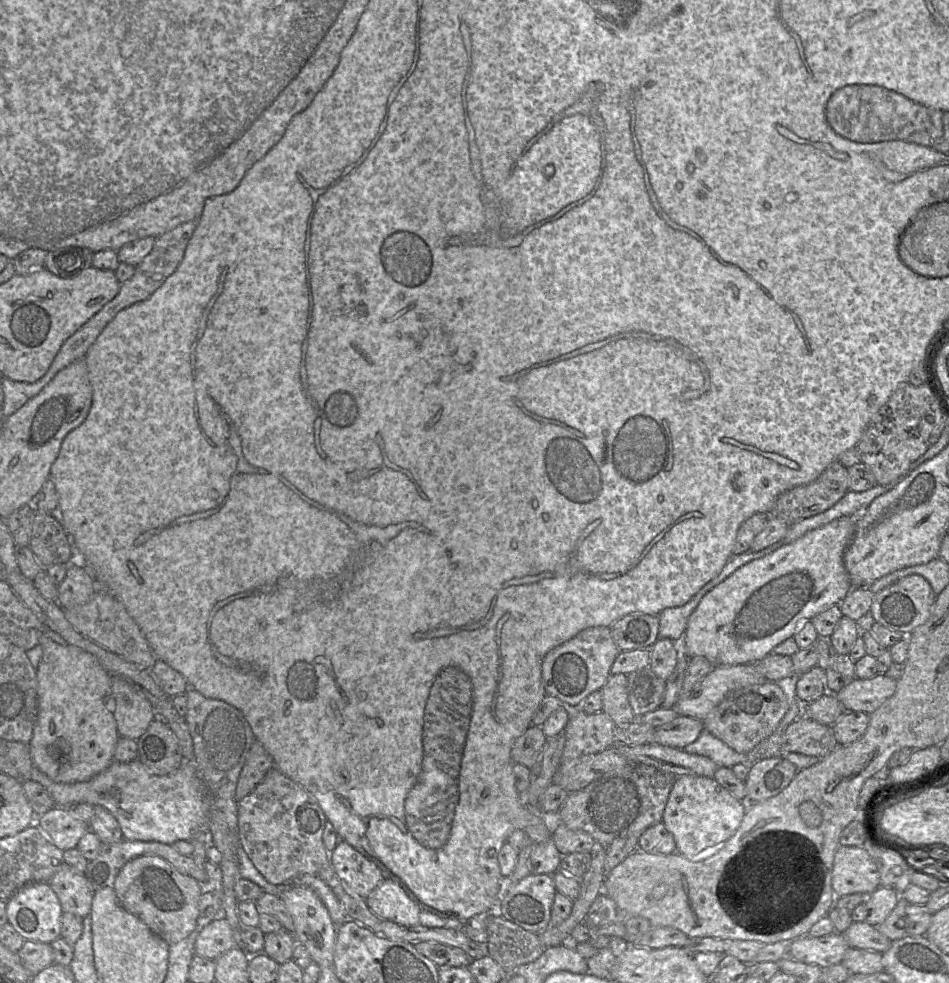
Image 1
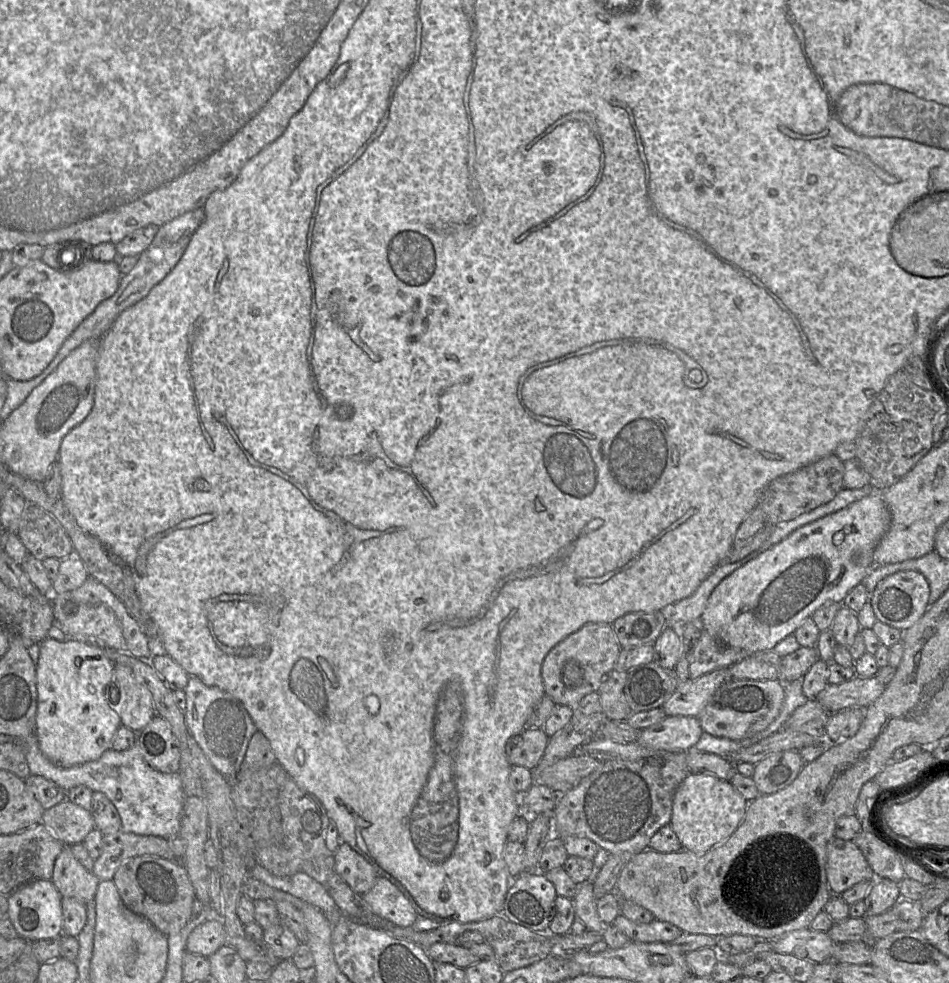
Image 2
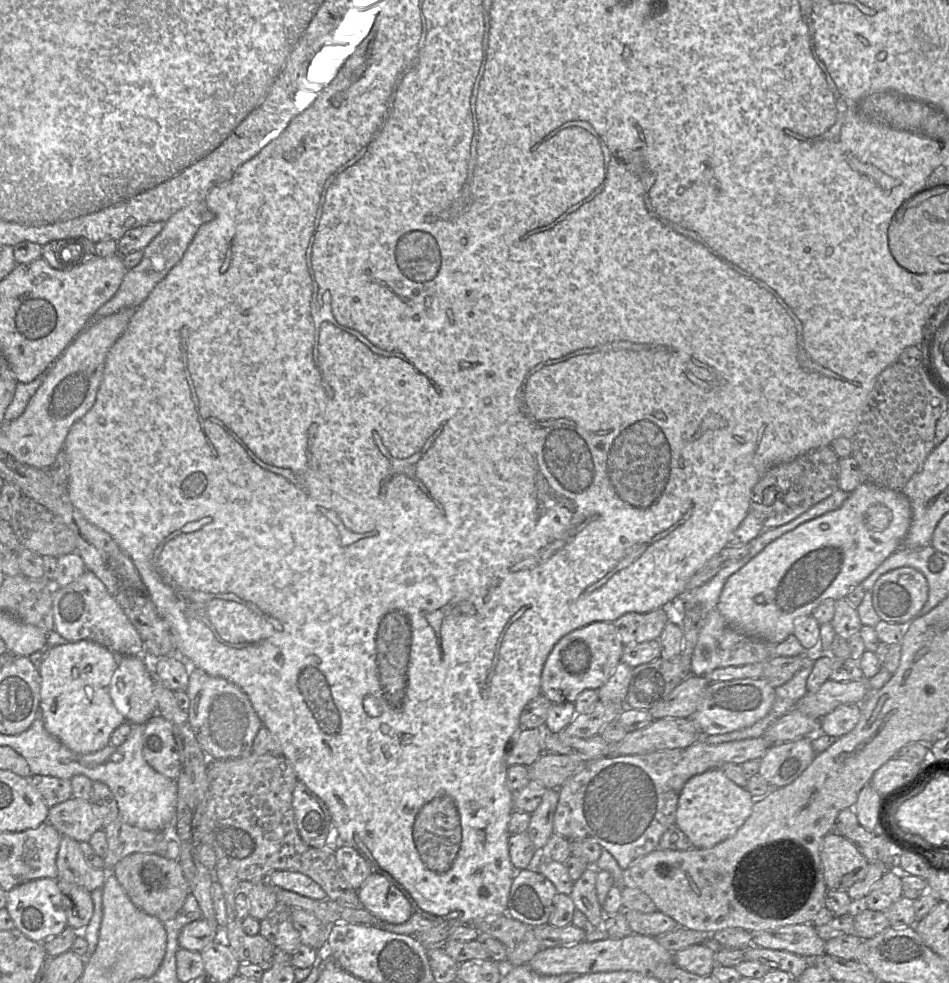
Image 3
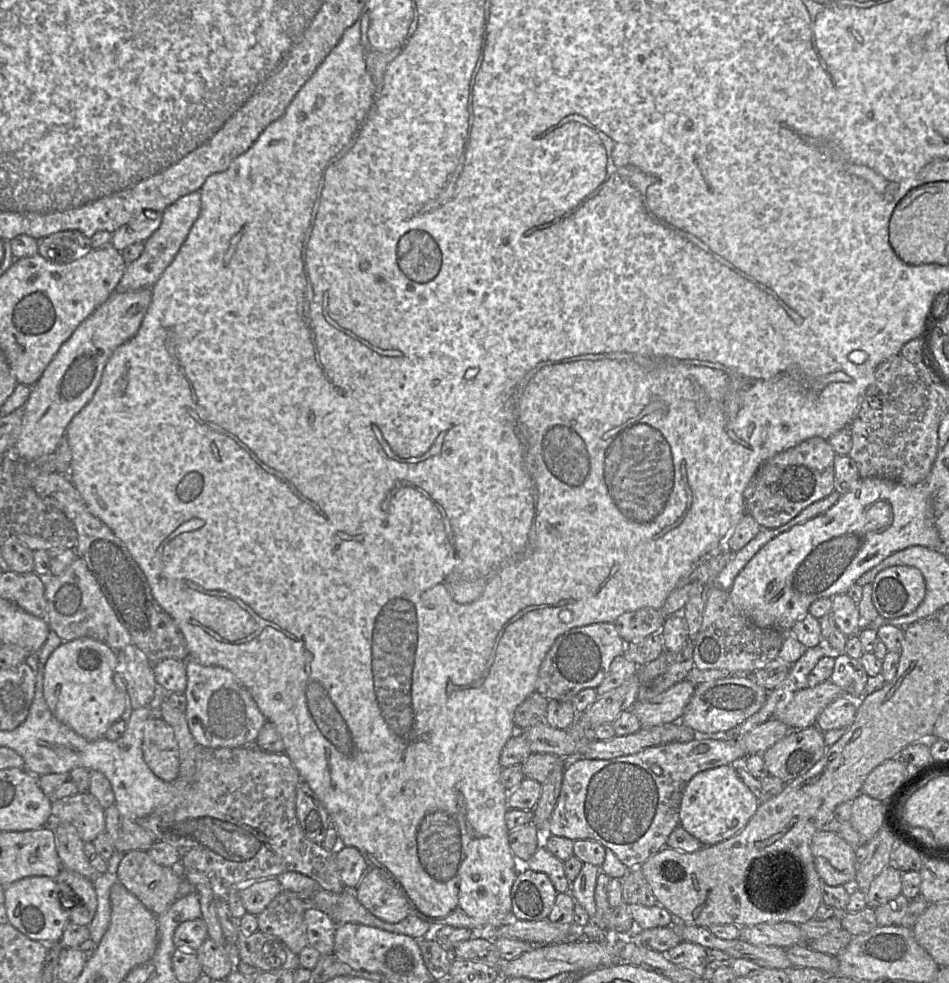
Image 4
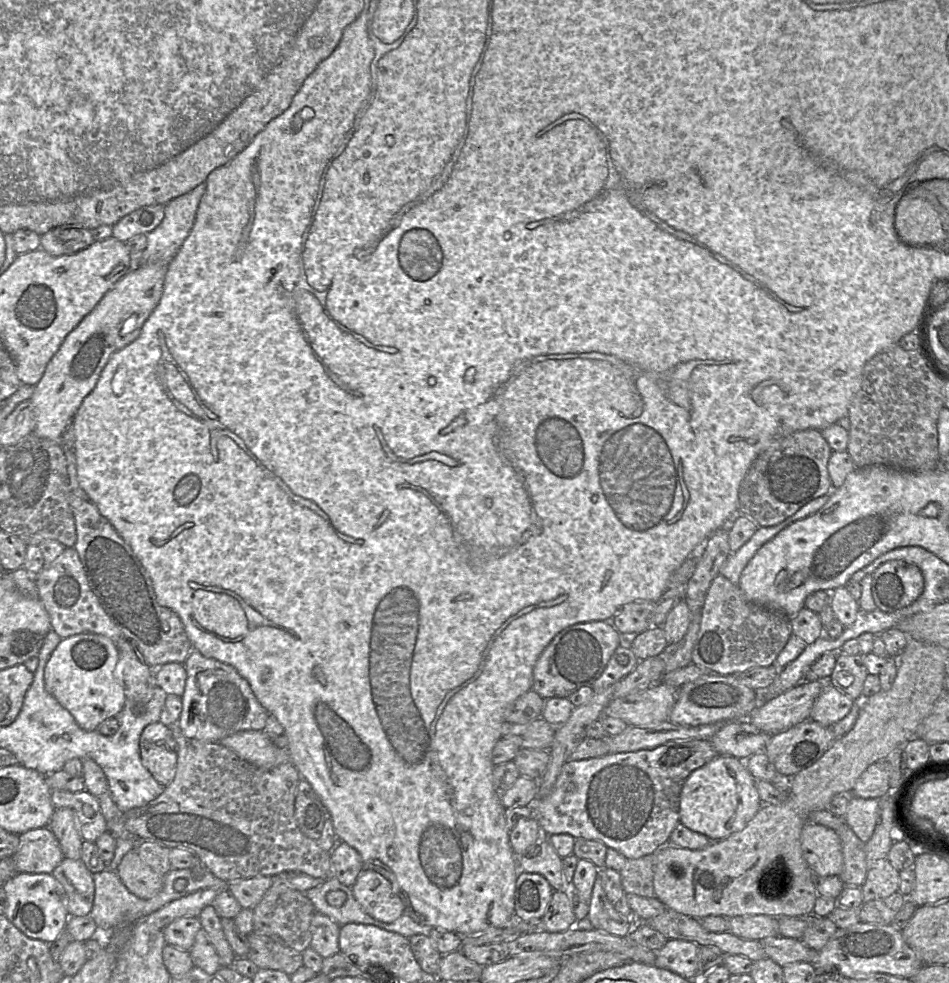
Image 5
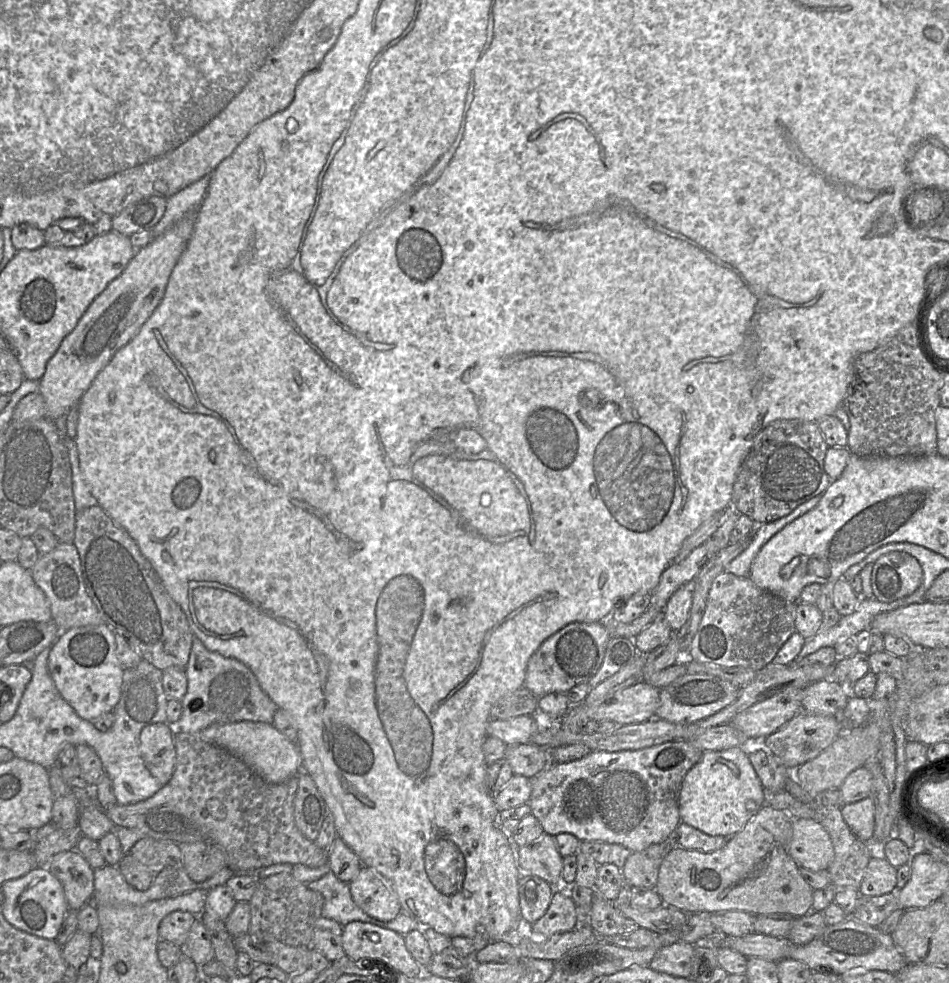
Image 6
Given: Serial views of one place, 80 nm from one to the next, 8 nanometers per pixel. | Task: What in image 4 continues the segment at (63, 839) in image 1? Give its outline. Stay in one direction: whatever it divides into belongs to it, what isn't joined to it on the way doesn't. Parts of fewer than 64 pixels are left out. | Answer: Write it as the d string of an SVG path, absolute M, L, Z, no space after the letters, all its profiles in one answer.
M89 792L77 793L51 803L52 825L65 822L74 826L83 842L92 843L105 831L105 814Z

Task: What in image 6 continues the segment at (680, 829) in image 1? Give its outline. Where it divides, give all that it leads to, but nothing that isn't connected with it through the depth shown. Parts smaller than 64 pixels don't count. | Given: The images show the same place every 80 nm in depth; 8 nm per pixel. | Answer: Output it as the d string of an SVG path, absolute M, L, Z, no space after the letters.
M739 746L721 751L703 751L700 760L684 776L679 793L680 821L711 836L732 837L741 831L764 805L764 788L748 754Z

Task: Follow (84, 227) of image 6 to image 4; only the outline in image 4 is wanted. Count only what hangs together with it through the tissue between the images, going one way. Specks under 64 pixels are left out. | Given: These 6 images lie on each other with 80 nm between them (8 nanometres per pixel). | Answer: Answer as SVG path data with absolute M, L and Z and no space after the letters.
M77 231L58 232L37 241L38 253L52 262L74 260L93 249L90 238Z

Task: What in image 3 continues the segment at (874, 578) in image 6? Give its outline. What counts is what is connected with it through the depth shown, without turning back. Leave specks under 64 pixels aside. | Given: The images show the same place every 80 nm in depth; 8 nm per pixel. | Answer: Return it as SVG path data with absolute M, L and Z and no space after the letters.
M901 567L883 574L872 589L873 607L881 620L906 626L928 599L928 582L915 568Z

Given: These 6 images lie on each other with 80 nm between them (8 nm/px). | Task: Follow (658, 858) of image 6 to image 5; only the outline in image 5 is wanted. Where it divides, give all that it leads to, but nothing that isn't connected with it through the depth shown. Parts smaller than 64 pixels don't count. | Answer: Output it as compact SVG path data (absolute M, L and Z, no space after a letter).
M656 852L637 859L627 859L620 871L622 887L626 894L655 897L653 886L655 855Z

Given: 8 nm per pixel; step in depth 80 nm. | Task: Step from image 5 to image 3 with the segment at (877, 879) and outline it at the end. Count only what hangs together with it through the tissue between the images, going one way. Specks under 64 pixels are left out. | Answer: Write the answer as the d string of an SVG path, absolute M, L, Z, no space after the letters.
M888 869L865 897L867 908L884 911L903 896L901 876L896 869Z

